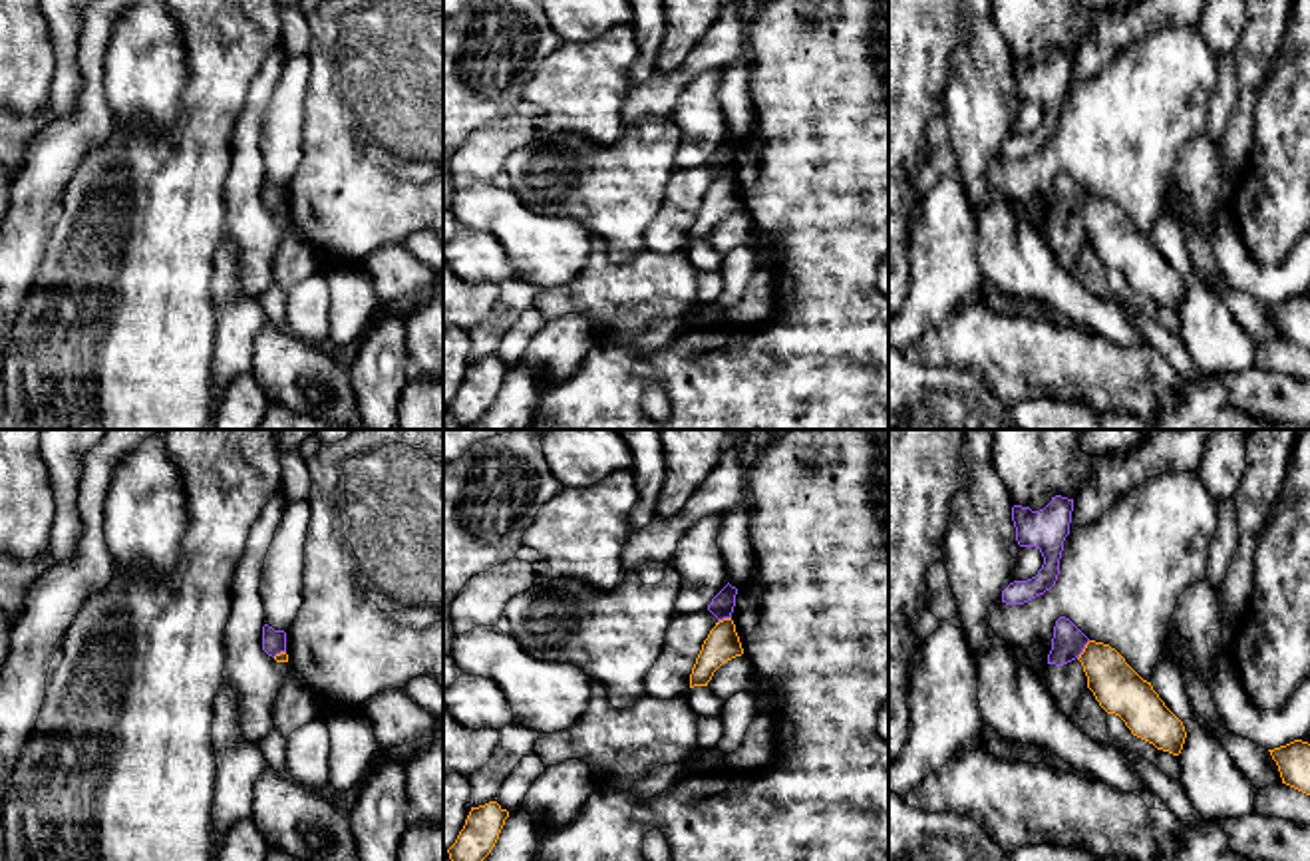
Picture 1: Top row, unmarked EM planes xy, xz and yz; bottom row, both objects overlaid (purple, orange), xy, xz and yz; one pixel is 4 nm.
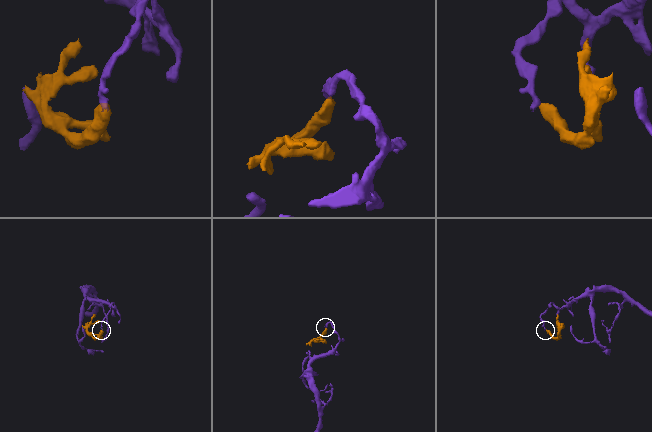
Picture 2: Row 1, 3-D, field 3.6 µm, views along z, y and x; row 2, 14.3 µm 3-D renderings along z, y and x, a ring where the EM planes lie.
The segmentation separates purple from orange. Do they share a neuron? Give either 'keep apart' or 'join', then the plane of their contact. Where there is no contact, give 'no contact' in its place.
keep apart | yz

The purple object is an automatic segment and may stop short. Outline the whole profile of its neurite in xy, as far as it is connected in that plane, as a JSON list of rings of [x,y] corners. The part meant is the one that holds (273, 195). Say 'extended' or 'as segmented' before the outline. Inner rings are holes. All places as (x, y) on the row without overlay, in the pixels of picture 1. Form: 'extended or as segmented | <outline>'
as segmented | [[[264,179],[262,181],[262,205],[272,213],[280,207],[286,207],[286,187],[274,185],[272,181]]]

